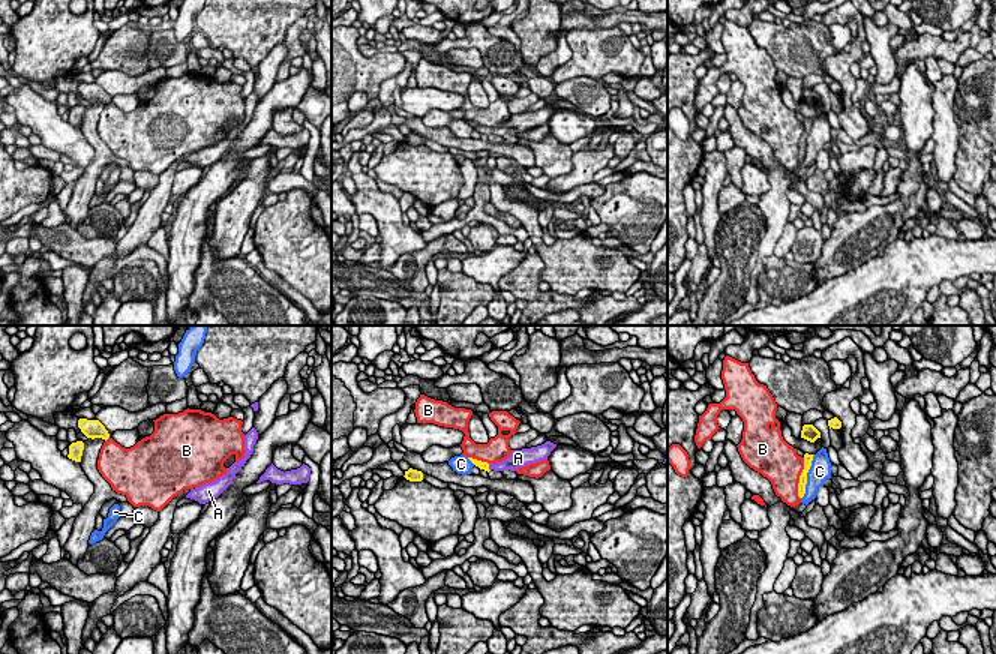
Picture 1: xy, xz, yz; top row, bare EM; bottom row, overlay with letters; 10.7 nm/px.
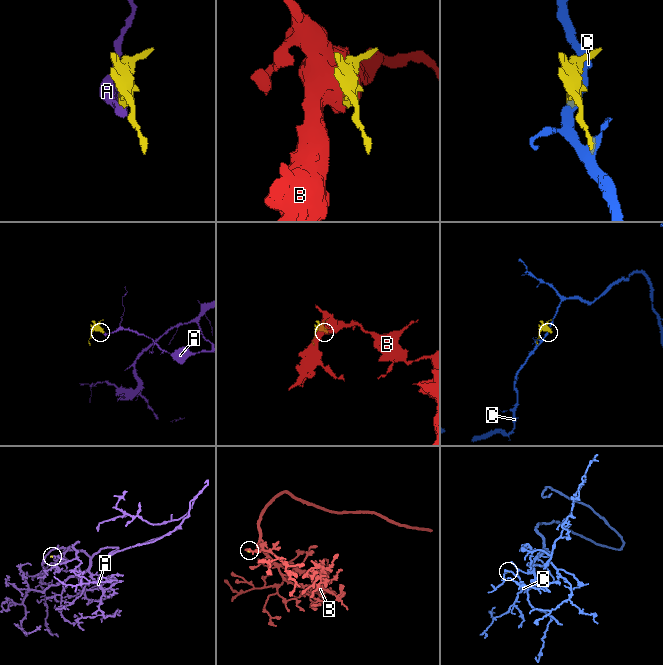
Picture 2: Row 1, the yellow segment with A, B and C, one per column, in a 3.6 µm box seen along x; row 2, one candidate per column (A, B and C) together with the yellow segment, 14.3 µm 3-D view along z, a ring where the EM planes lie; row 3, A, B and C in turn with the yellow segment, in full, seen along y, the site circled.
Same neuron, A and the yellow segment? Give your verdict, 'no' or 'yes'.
yes

